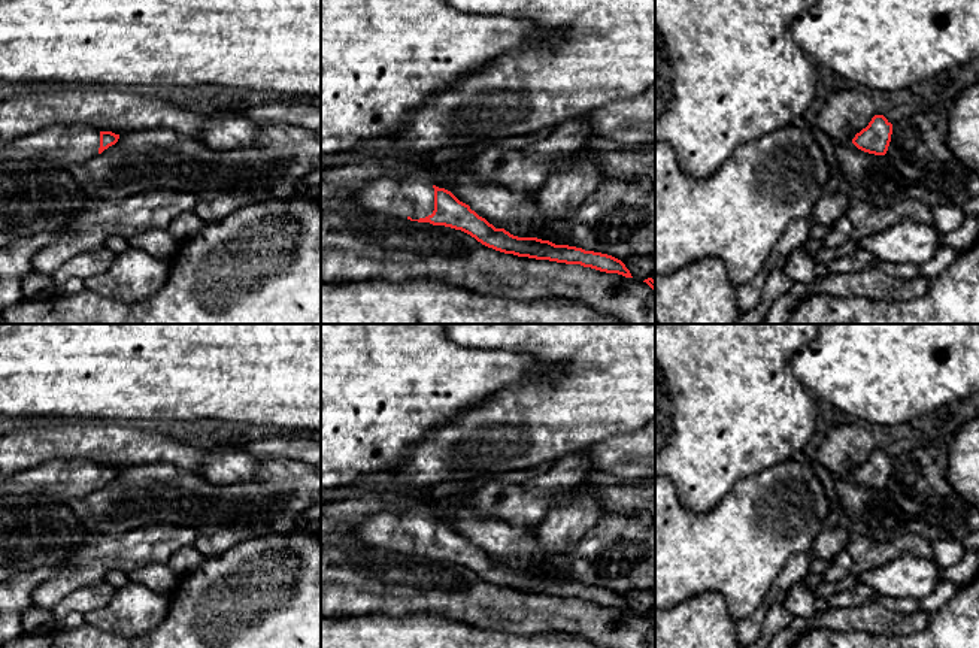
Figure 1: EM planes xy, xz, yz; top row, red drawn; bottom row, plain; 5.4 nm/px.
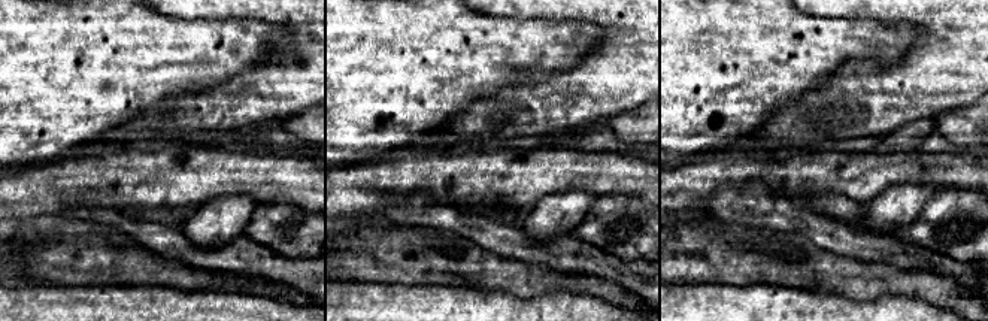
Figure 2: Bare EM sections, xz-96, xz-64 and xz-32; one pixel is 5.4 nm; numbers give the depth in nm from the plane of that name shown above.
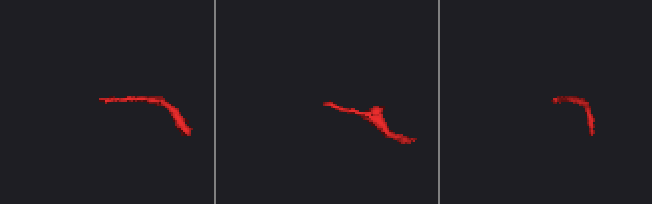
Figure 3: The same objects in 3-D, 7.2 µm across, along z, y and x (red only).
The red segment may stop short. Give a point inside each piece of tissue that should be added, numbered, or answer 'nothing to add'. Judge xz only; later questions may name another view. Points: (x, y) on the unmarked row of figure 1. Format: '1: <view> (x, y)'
1: xz (415, 533)

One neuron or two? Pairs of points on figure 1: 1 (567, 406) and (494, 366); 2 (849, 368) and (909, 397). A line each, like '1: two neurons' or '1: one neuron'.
1: two neurons
2: one neuron

